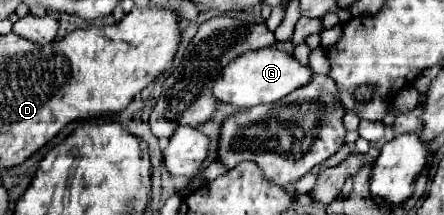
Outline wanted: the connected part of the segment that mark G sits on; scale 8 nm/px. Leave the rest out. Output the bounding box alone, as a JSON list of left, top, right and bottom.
[212,47,312,109]

